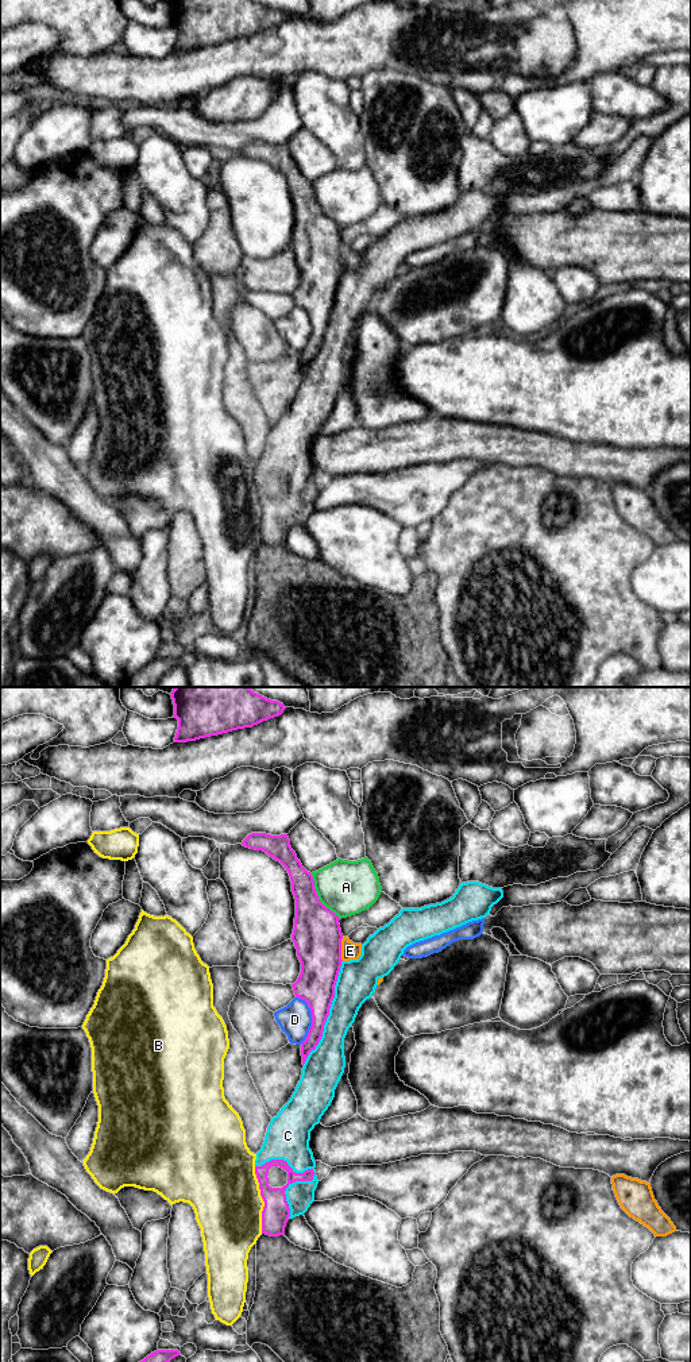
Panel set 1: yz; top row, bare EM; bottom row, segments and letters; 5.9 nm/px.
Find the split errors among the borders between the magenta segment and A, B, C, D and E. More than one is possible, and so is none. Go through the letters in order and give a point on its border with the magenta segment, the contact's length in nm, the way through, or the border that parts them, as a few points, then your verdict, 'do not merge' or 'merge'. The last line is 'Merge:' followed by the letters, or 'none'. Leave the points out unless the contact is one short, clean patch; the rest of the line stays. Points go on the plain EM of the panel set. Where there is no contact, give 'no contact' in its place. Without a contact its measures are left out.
A: contact yz (317, 207); length 320 nm; do not merge
B: contact yz (263, 509); length 400 nm; do not merge
C: contact yz (313, 483); length 380 nm; merge
D: contact yz (312, 327); length 280 nm; do not merge
E: contact yz (340, 258); length 140 nm; border yz (343, 246), (342, 269); do not merge
Merge: C

